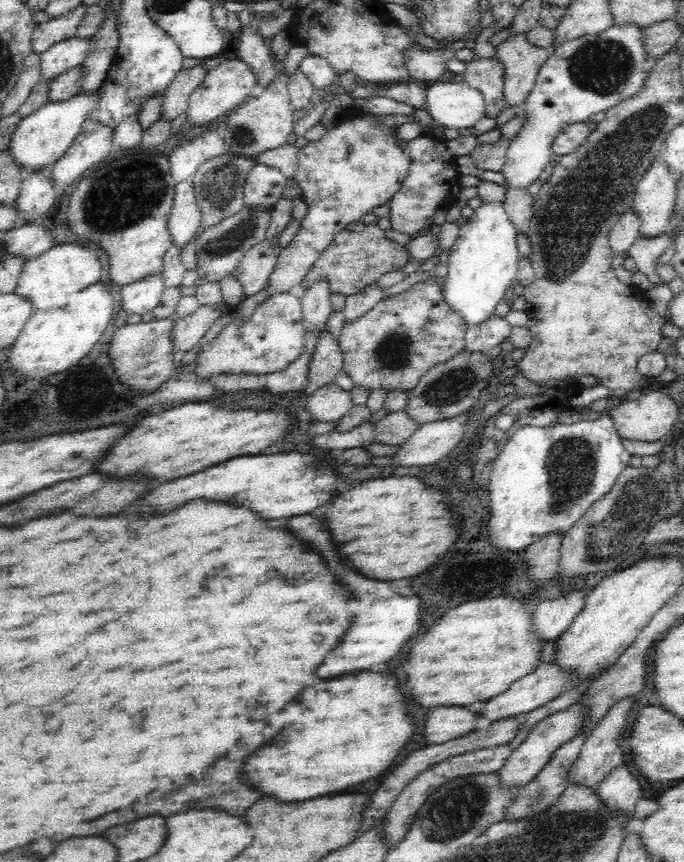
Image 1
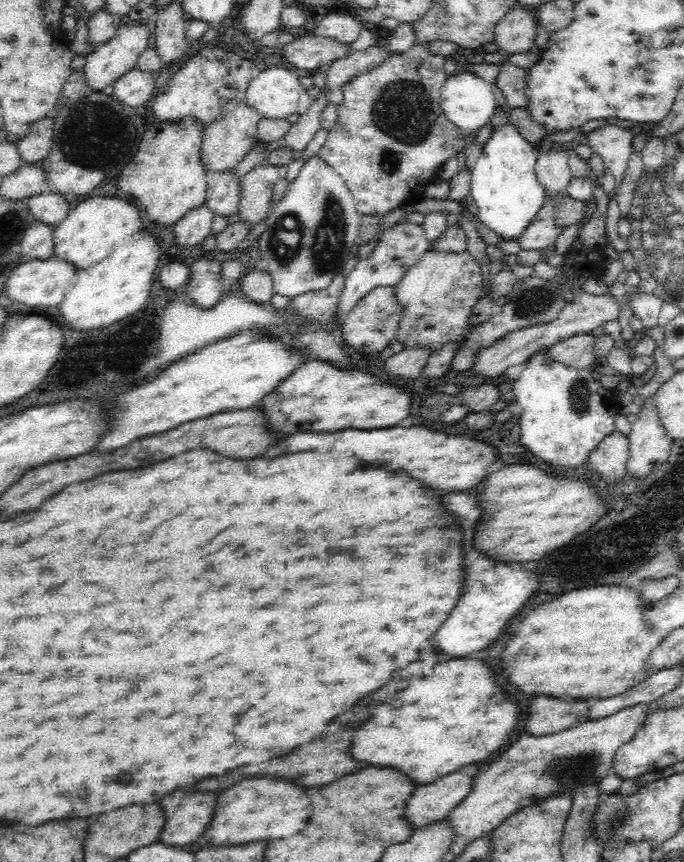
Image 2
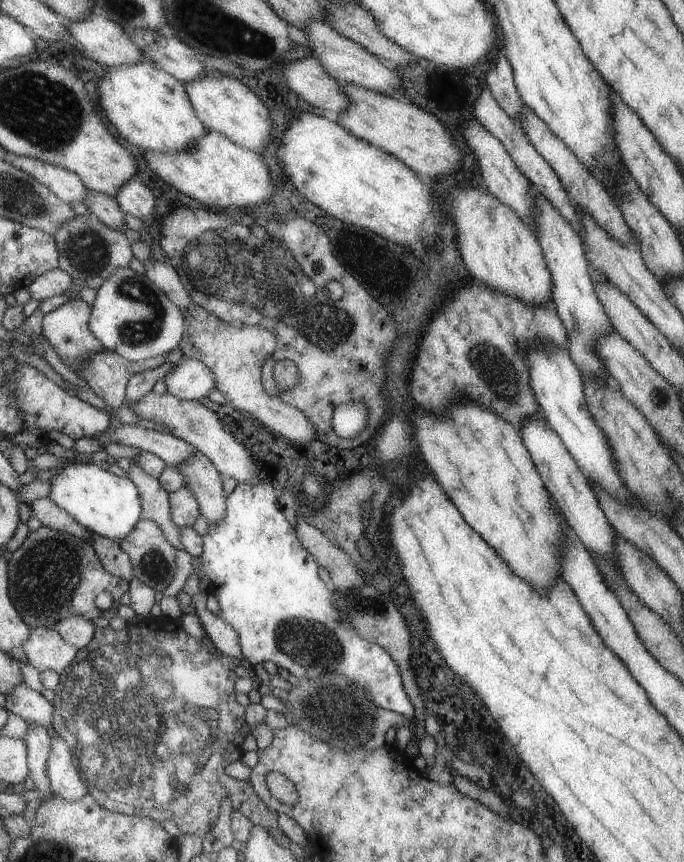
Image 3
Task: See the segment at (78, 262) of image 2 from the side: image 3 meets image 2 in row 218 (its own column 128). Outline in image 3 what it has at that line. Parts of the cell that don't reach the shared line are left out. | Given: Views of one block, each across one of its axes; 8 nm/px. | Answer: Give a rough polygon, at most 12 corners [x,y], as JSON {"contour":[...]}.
{"contour":[[146,58],[106,69],[99,104],[143,152],[206,129],[183,83]]}

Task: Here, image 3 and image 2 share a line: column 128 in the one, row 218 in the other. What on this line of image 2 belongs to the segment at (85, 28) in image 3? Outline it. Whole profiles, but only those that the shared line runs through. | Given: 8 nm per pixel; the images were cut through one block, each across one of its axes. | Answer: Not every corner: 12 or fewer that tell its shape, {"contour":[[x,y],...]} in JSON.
{"contour":[[52,190],[29,197],[34,219],[56,226],[69,214],[64,195]]}

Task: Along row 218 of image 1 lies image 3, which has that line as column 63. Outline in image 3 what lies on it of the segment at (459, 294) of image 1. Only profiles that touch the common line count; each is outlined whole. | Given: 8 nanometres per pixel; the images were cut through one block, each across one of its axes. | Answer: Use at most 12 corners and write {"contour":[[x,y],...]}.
{"contour":[[80,461],[48,498],[94,535],[119,542],[141,519],[135,484]]}

